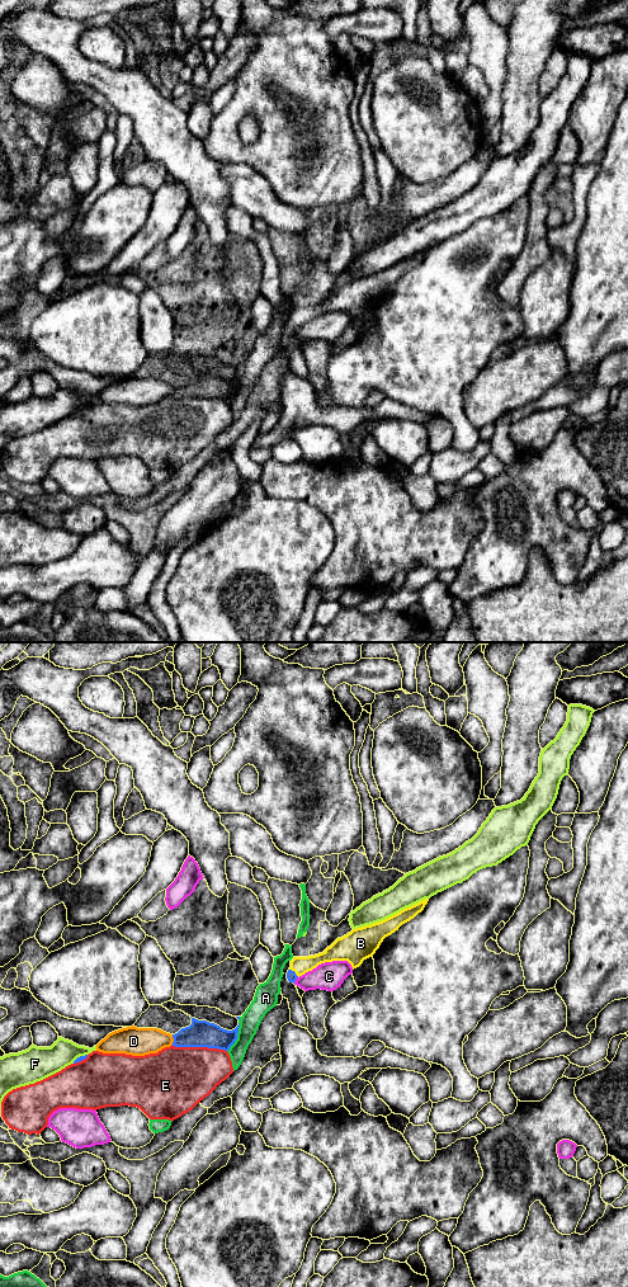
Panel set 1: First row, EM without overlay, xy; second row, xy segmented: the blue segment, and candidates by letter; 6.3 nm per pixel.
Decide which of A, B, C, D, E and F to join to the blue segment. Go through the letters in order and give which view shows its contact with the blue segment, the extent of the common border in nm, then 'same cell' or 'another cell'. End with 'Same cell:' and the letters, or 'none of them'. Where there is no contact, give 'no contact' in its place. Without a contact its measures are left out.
A: meets blue in xy; contact 200 nm long; another cell
B: meets blue in xy; contact 80 nm long; same cell
C: meets blue in xy; contact 50 nm long; another cell
D: meets blue in xy; contact 70 nm long; another cell
E: meets blue in xy; contact 360 nm long; another cell
F: meets blue in xy; contact 110 nm long; another cell
Same cell: B

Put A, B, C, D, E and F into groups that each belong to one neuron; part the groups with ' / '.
A / B / C / D / E / F

